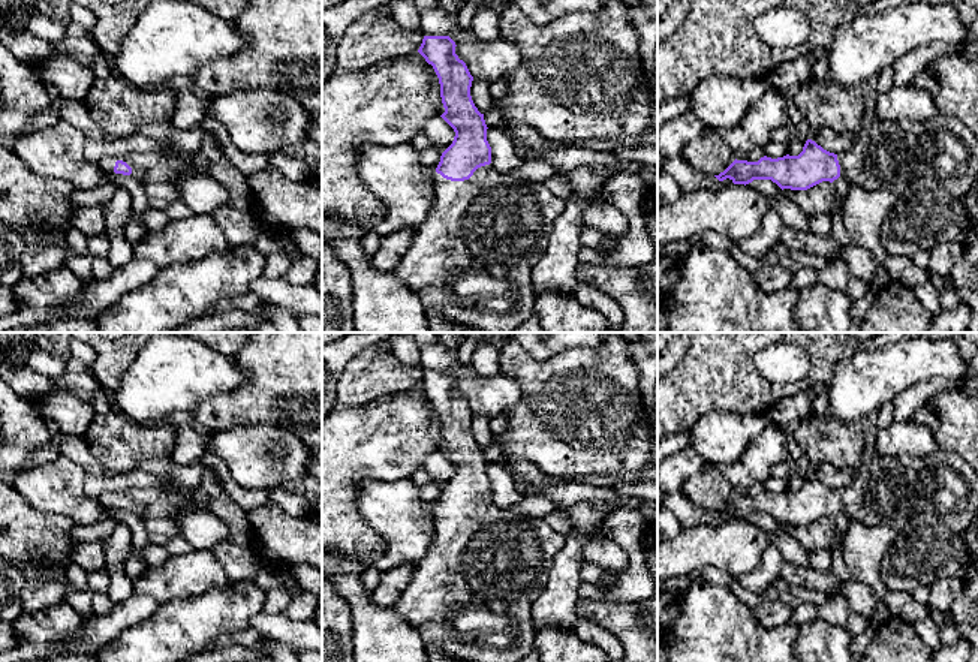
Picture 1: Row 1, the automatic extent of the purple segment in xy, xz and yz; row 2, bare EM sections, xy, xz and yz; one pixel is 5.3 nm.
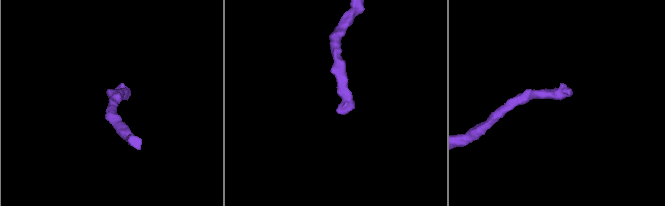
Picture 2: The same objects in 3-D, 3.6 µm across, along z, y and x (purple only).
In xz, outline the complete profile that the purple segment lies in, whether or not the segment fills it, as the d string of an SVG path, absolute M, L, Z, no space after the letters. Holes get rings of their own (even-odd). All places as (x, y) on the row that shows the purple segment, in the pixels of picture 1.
M424 36L418 49L439 78L445 108L440 117L454 129L455 136L442 153L433 175L433 208L413 229L413 243L392 273L418 297L425 315L475 327L484 332L514 332L535 313L532 270L545 253L551 226L565 211L566 199L556 196L544 183L517 178L493 168L488 127L470 96L473 76L455 54L455 46L449 36Z

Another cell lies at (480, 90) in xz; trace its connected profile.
M473 78L470 96L481 114L485 114L494 105L494 99L490 94L490 82L484 79Z

